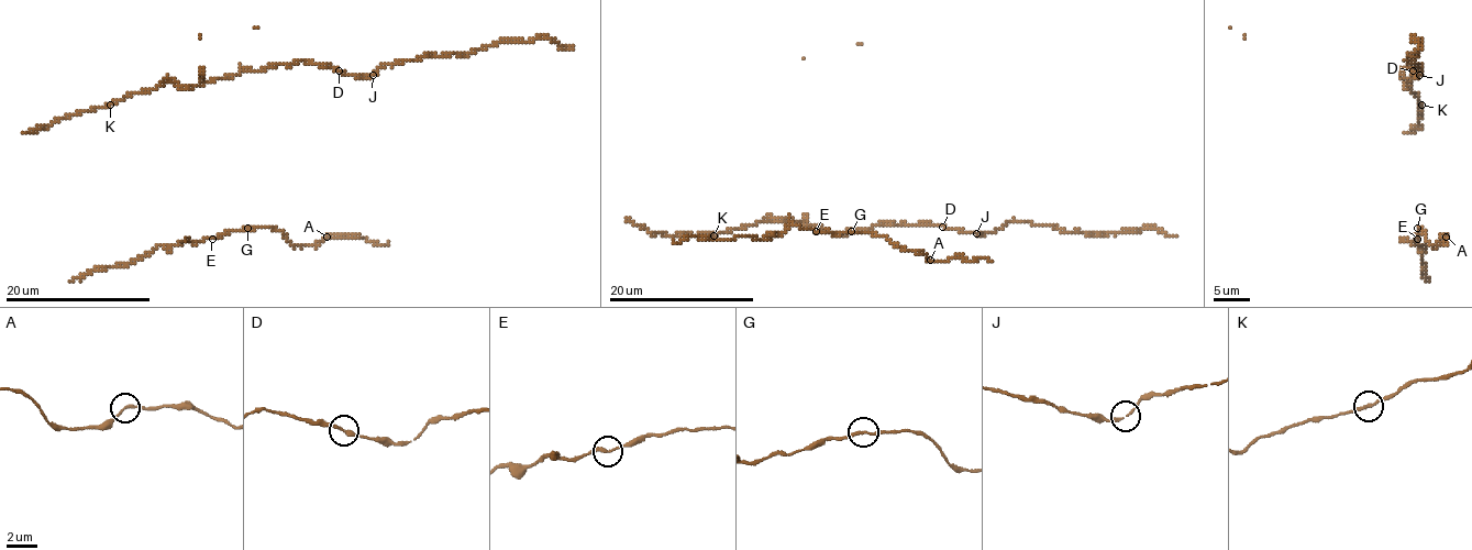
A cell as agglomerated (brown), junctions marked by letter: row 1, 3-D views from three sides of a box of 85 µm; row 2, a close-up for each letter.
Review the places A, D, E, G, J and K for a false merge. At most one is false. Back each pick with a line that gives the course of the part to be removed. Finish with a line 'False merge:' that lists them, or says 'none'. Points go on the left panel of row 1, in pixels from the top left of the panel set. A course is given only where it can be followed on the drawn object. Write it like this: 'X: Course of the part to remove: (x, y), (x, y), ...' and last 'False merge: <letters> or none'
False merge: none

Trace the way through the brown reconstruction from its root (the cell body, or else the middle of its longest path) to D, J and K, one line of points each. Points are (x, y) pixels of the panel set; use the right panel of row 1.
D: (1421, 72), (1408, 65), (1410, 61), (1412, 70)
J: (1421, 72), (1408, 65), (1410, 61), (1410, 68), (1419, 76)
K: (1421, 72), (1405, 87), (1406, 81), (1421, 105)

